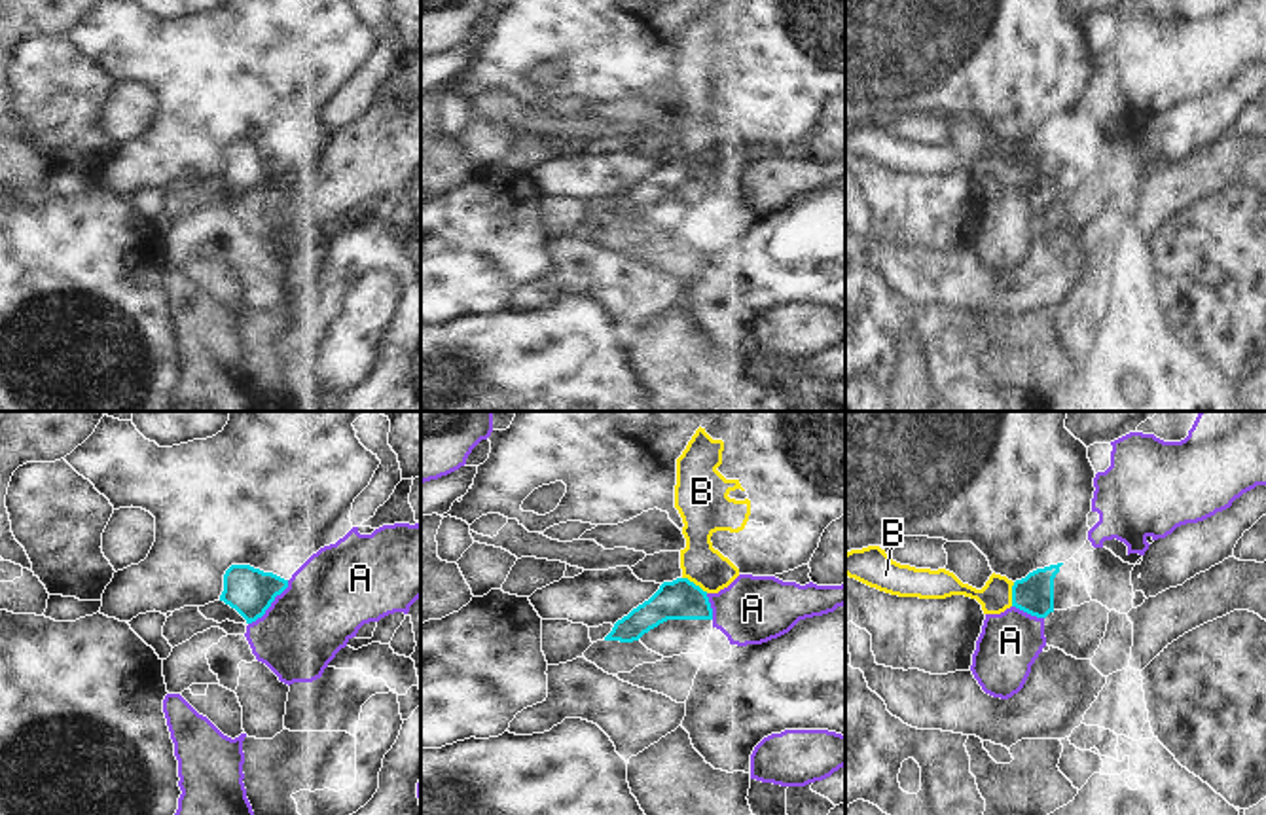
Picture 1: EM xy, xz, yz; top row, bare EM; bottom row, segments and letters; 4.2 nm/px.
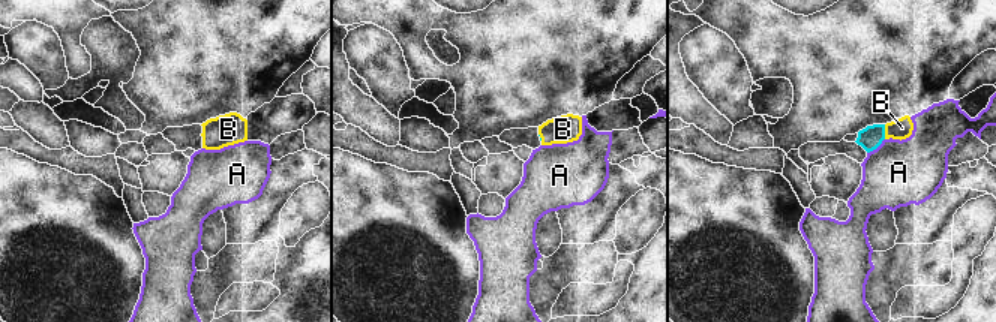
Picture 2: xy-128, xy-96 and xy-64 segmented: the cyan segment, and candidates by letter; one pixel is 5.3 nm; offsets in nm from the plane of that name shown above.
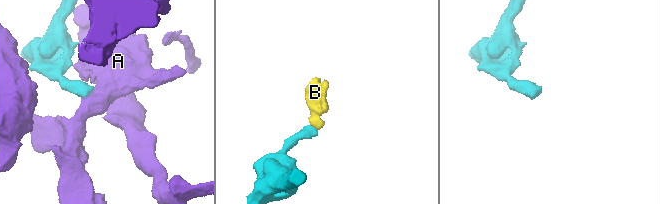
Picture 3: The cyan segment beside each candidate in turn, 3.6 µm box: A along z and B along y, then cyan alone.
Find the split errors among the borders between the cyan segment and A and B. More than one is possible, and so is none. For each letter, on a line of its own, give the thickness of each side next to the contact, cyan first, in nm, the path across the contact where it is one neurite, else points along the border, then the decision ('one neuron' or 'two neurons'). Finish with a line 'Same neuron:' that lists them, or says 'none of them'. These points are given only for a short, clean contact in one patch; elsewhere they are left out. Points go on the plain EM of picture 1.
A: calibres 200 and 360 nm; border xy (289, 156), (271, 181), (249, 199); two neurons
B: calibres 180 and 170 nm; way xz (681, 175), (694, 160), (704, 141); one neuron
Same neuron: B

